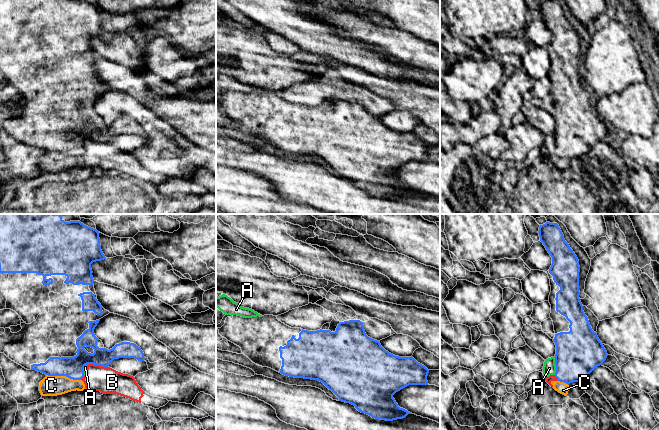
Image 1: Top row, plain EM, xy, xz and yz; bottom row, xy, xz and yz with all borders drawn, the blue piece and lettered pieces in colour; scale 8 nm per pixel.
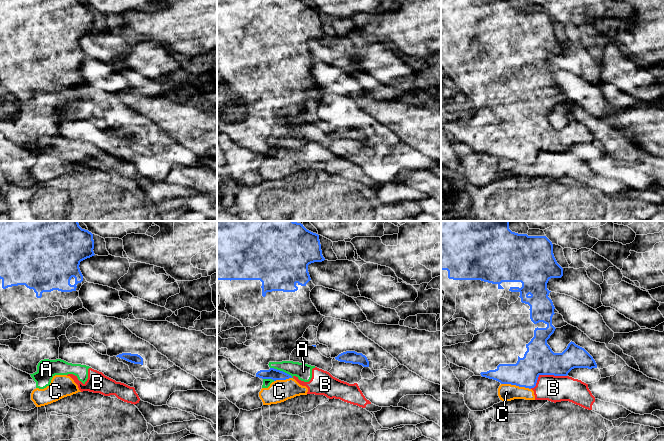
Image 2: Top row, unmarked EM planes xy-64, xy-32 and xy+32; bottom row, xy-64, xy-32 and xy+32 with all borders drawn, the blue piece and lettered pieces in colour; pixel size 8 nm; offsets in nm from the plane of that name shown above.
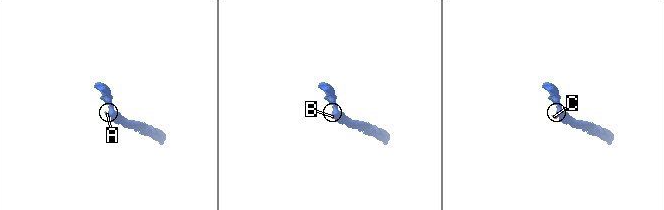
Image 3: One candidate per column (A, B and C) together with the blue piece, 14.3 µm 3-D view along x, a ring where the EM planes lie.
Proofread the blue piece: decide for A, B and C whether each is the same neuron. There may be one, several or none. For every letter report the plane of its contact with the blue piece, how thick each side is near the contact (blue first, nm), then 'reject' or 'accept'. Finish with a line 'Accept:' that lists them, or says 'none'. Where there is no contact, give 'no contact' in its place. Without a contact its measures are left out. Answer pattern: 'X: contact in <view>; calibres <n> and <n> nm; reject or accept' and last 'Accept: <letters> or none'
A: contact in yz; calibres 360 and 110 nm; reject
B: contact in xy; calibres 180 and 200 nm; reject
C: contact in xy; calibres 180 and 160 nm; reject
Accept: none

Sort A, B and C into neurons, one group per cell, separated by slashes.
A B C

